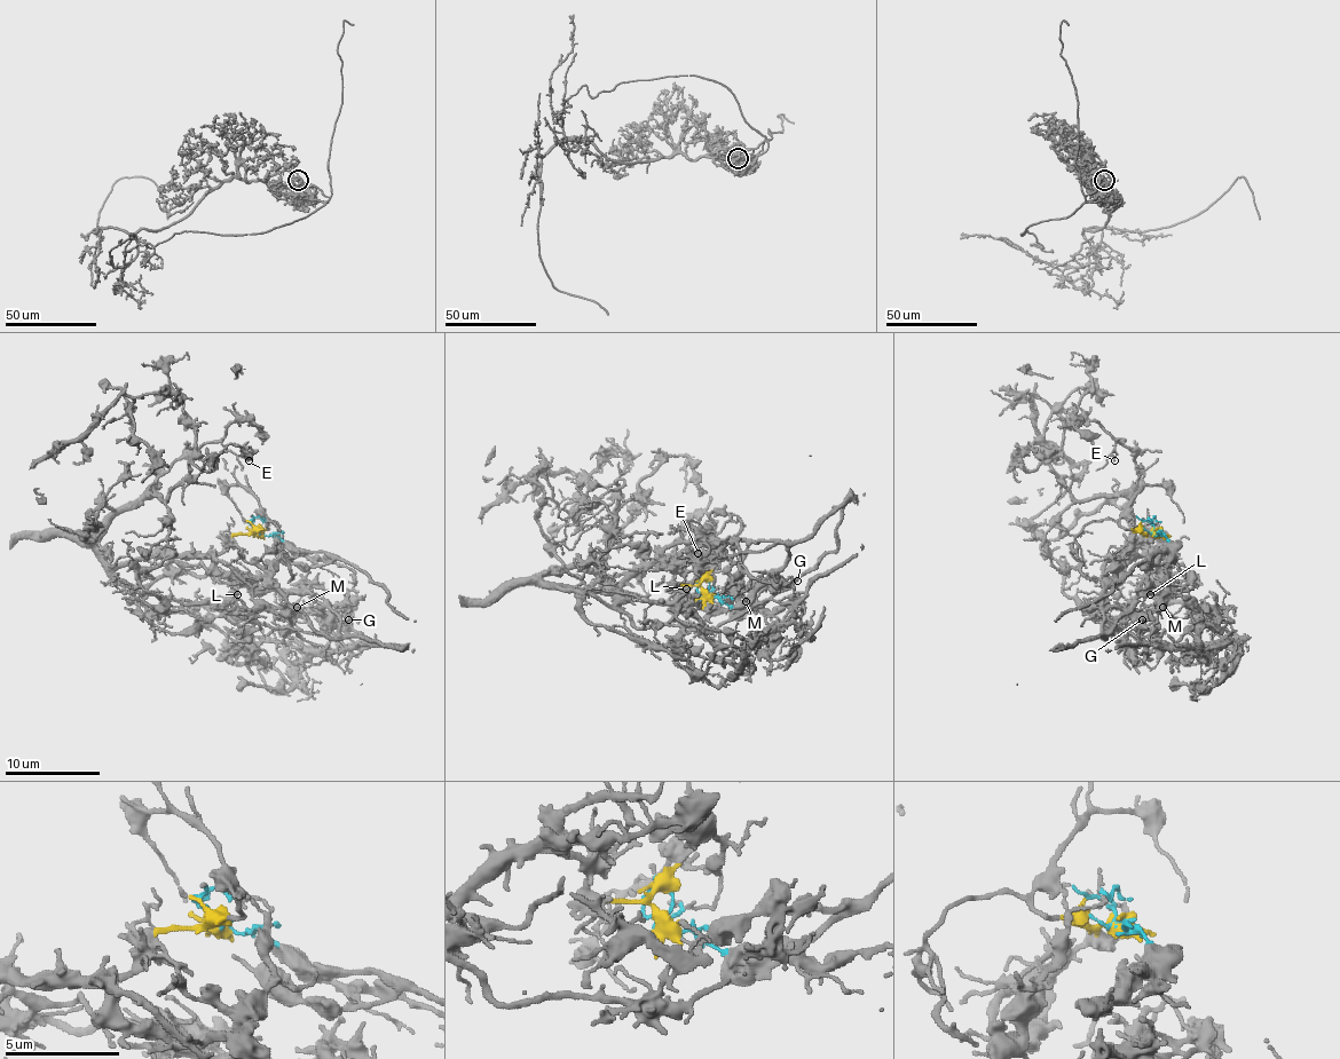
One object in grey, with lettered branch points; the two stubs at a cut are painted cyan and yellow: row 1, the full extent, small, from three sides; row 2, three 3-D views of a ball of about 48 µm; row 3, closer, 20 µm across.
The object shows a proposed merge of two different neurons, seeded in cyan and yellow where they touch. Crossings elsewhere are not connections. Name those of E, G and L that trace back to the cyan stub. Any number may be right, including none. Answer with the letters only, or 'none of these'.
G, L

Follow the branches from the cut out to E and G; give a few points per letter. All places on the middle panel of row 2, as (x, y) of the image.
E: (708, 594), (667, 566), (636, 566), (600, 590), (543, 578), (578, 568), (614, 578), (698, 554)
G: (708, 594), (702, 592), (724, 587), (728, 578), (722, 542), (781, 542), (788, 556), (772, 578), (798, 581)

